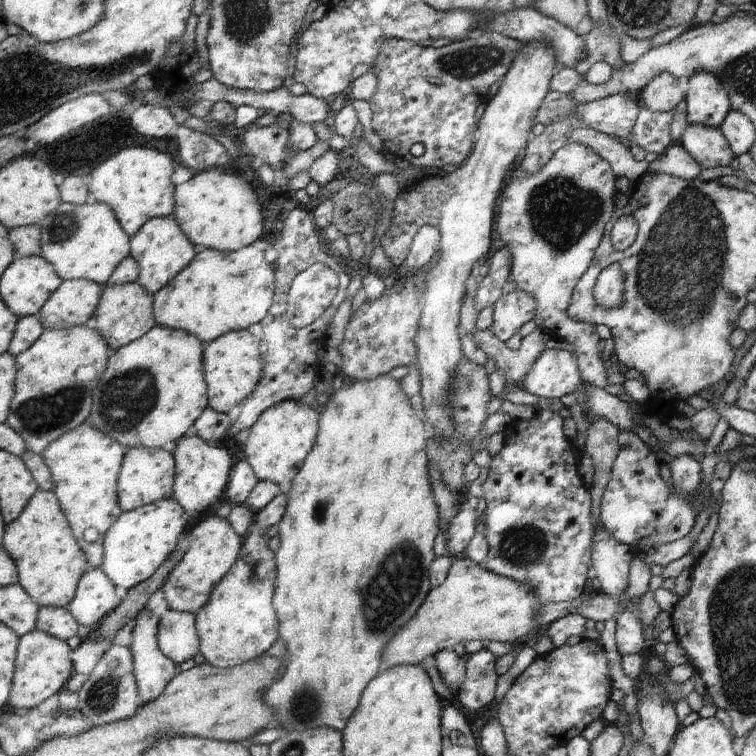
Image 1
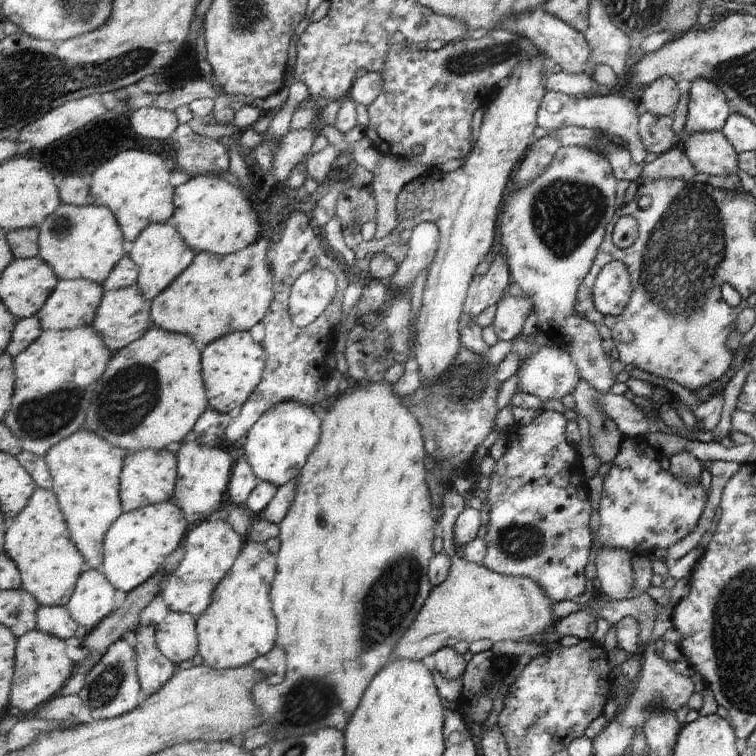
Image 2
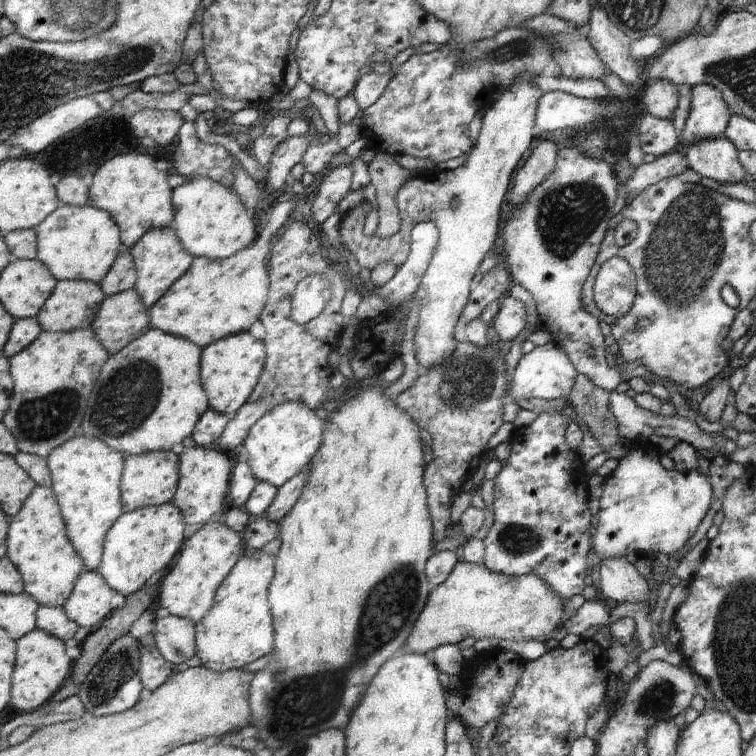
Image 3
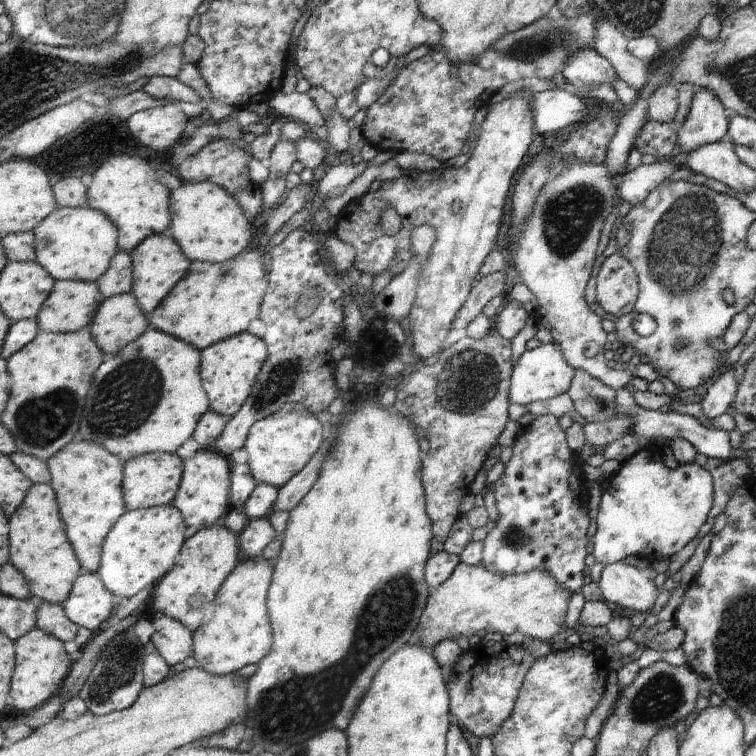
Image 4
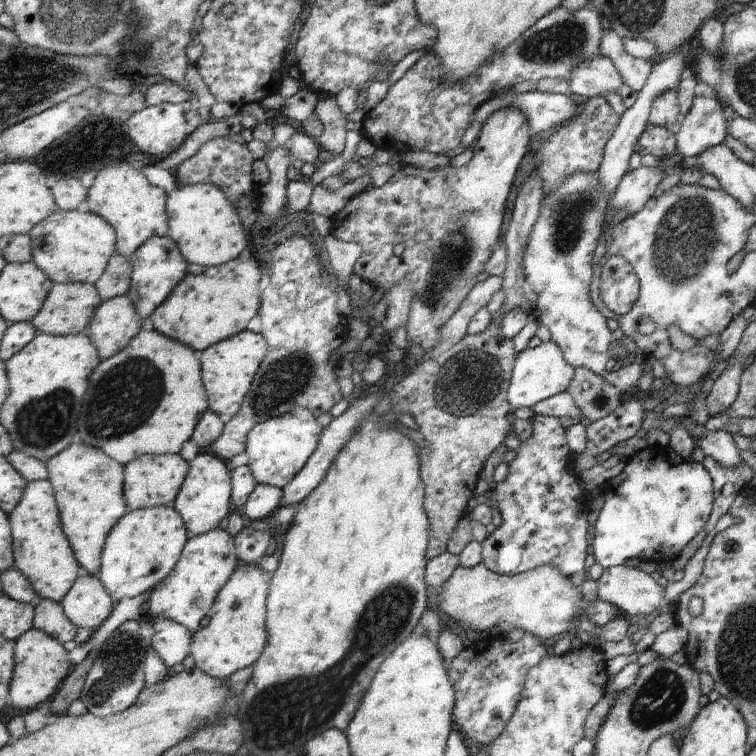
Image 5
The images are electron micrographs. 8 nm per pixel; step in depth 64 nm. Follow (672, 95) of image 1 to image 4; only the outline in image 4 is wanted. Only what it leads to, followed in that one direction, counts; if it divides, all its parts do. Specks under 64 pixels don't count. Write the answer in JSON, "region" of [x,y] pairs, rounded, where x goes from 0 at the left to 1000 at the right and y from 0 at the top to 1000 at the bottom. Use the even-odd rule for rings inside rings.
{"region":[[[889,108],[874,110],[854,130],[854,143],[858,156],[866,161],[886,163],[892,159],[896,143],[896,118]]]}

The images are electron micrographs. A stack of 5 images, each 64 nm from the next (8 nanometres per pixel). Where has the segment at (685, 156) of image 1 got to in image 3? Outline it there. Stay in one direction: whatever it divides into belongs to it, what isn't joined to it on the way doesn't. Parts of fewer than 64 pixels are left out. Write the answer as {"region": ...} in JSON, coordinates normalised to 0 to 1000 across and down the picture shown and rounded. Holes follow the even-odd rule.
{"region":[[[901,196],[868,208],[862,214],[843,220],[837,230],[825,238],[828,258],[843,259],[851,250],[885,234],[897,234],[910,224]]]}

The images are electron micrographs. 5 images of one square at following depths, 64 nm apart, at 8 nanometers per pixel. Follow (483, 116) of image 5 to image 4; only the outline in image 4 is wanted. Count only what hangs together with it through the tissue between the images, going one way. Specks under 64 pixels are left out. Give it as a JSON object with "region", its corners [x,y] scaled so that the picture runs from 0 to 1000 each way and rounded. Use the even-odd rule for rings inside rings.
{"region":[[[745,118],[716,120],[706,127],[710,176],[745,175],[774,159],[779,142]]]}

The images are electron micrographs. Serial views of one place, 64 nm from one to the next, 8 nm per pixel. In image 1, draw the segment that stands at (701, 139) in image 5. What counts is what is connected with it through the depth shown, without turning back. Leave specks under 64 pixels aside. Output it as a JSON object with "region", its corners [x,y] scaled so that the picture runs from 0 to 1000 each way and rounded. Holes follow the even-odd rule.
{"region":[[[922,94],[909,102],[910,116],[905,123],[907,136],[906,159],[910,164],[929,164],[937,168],[951,169],[956,155],[964,148],[966,138],[962,123],[948,101],[938,94]]]}

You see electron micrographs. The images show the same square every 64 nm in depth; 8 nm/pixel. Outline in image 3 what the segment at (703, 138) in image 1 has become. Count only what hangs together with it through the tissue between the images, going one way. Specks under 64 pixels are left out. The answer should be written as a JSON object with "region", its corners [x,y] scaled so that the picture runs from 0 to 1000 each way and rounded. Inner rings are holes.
{"region":[[[946,181],[935,185],[921,185],[901,200],[907,209],[910,222],[925,230],[943,235],[962,245],[979,241],[987,233],[975,212],[975,198],[959,181]]]}

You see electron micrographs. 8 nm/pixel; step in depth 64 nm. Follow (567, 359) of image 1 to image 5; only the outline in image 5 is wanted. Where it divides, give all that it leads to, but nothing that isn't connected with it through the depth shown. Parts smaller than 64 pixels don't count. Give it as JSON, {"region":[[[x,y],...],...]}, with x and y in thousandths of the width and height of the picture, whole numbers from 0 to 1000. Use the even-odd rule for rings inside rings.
{"region":[[[730,451],[716,452],[713,458],[687,466],[677,492],[672,530],[680,541],[697,538],[704,541],[716,529],[750,517],[758,499],[758,484],[747,478],[743,466]]]}

